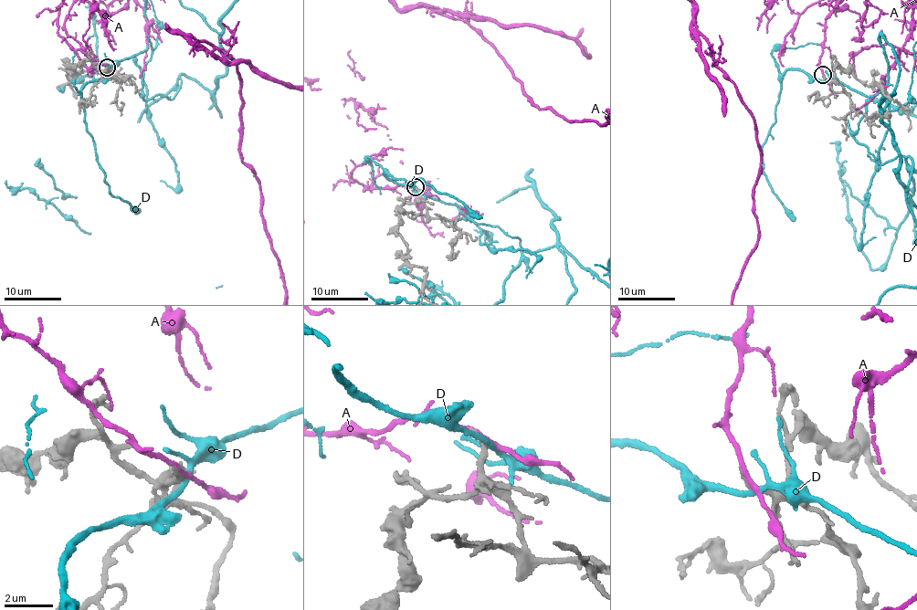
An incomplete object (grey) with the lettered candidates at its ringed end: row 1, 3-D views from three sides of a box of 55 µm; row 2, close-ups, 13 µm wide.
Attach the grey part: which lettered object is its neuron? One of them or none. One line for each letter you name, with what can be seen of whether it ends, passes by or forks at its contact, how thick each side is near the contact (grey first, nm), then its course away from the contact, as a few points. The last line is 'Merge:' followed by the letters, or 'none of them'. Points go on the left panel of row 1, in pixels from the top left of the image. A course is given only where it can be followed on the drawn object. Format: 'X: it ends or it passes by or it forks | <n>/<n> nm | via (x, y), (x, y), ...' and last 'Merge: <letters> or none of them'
Merge: none of them

